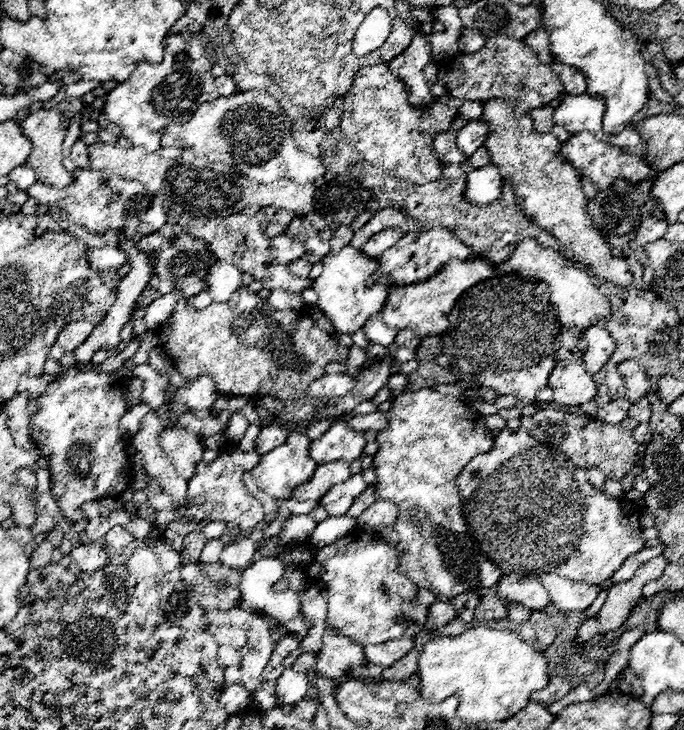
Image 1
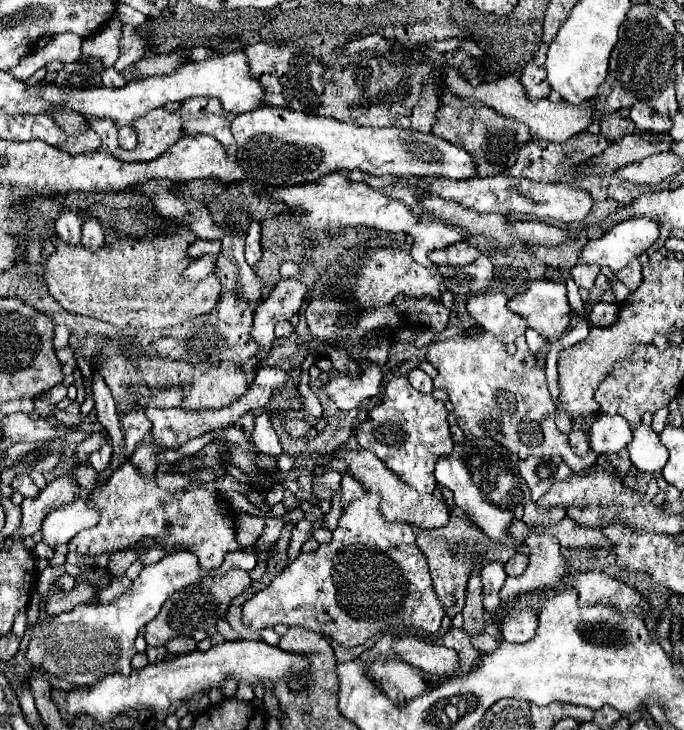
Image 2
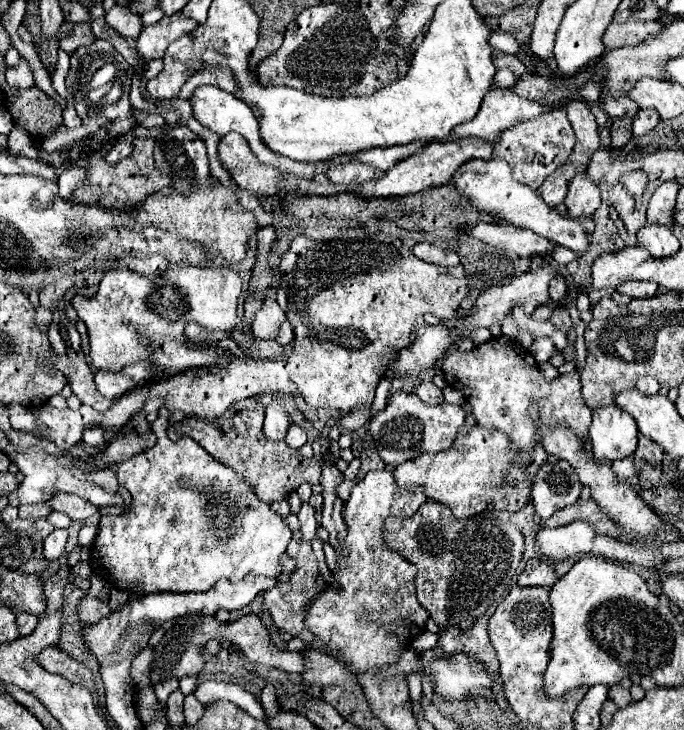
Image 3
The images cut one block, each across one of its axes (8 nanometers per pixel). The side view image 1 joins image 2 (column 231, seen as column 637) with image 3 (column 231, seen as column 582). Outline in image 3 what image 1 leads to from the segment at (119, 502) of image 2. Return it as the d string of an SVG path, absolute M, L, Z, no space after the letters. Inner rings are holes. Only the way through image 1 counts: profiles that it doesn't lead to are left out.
M156 432L156 436L158 440L152 448L112 466L118 472L120 486L126 486L132 494L132 508L118 516L106 514L100 518L100 528L90 550L94 574L114 588L134 594L202 592L222 578L232 582L258 574L276 578L280 574L280 554L292 538L292 530L282 518L270 510L270 504L256 498L242 476L214 460L190 436L178 442L172 442L166 432Z

